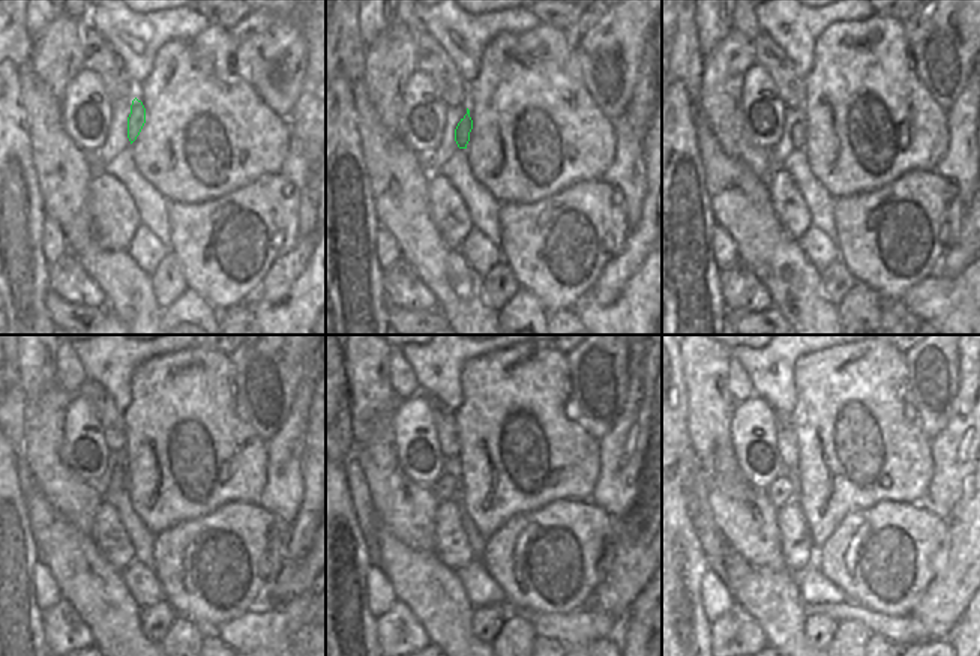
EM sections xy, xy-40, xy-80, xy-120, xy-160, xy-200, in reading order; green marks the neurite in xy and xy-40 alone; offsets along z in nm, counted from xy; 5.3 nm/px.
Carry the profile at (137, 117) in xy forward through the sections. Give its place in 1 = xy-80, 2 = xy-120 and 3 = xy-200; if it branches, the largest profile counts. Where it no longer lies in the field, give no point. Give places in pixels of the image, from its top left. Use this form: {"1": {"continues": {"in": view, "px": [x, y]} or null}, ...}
{"1": {"continues": {"in": "xy-80", "px": [799, 131]}}, "2": {"continues": {"in": "xy-120", "px": [119, 479]}}, "3": {"continues": {"in": "xy-200", "px": [781, 493]}}}

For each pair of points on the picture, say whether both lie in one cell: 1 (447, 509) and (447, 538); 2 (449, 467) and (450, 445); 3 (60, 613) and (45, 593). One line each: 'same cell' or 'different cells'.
1: same cell
2: different cells
3: different cells

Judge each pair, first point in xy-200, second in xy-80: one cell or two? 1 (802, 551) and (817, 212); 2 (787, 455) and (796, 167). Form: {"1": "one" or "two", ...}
{"1": "two", "2": "two"}

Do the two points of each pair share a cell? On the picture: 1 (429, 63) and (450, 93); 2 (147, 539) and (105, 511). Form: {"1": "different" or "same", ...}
{"1": "same", "2": "different"}

